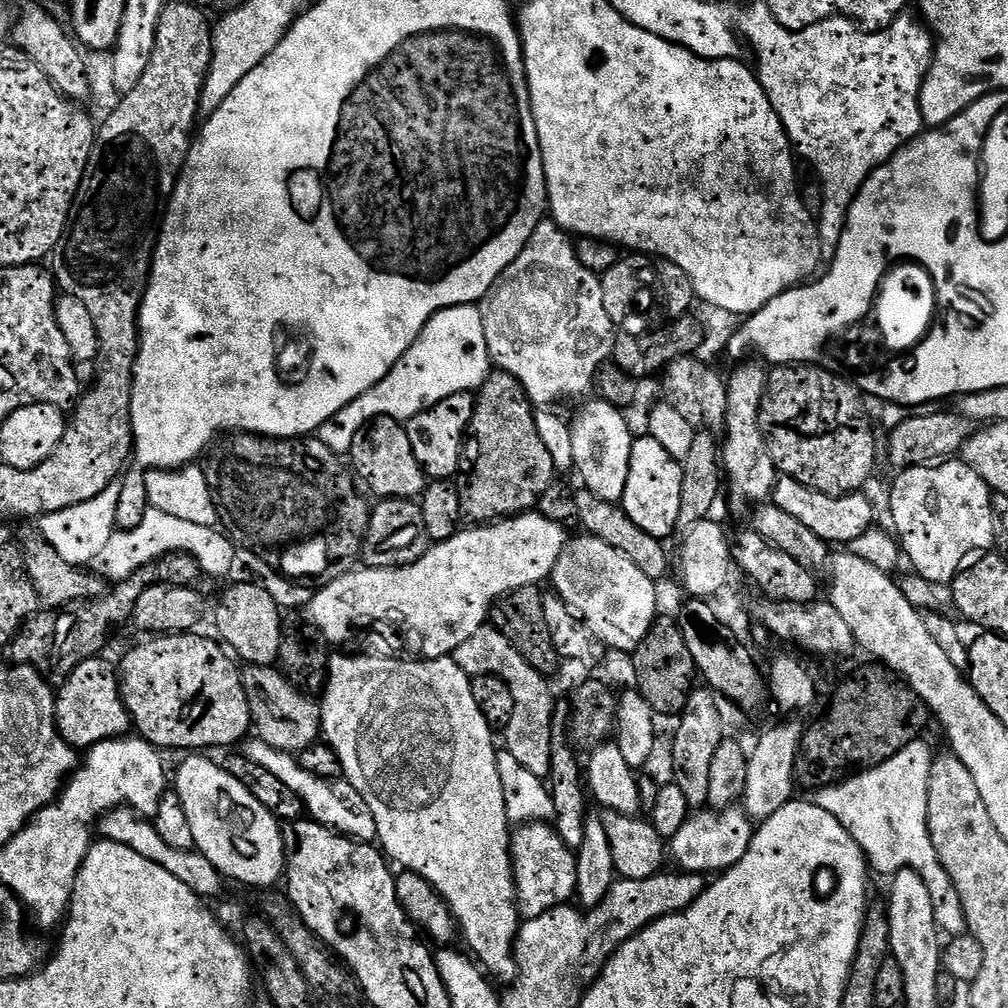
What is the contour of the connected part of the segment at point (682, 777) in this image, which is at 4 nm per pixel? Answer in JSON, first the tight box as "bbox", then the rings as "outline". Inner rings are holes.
{"bbox":[671,686,746,810],"outline":[[[697,686],[692,689],[690,702],[686,702],[684,711],[678,717],[680,725],[676,728],[676,741],[672,744],[671,783],[682,790],[689,809],[704,810],[708,808],[710,798],[710,765],[718,746],[724,740],[739,737],[744,728],[746,714],[740,708],[733,706],[727,696],[718,694],[707,686]]]}

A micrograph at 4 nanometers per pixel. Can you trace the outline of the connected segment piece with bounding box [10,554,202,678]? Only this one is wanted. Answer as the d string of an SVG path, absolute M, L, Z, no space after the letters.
M181 554L168 555L164 559L157 560L154 564L146 565L145 568L138 570L132 577L126 578L125 581L109 587L104 595L99 596L96 600L86 600L78 604L69 604L66 611L41 611L24 625L24 629L12 641L10 645L10 651L12 651L11 663L13 665L25 664L31 668L38 668L49 677L60 676L59 678L67 678L79 664L93 659L99 653L96 651L103 646L104 639L107 638L108 631L111 628L116 628L119 624L124 623L127 625L131 621L132 608L138 602L142 590L146 590L155 584L187 584L192 586L197 583L195 580L199 577L201 578L201 576L202 571L191 556Z

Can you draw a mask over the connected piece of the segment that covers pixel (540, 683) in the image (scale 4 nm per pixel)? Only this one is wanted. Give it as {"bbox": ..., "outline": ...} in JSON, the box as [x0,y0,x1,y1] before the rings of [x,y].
{"bbox":[452,624,556,779],"outline":[[[485,624],[456,648],[452,659],[470,678],[474,676],[496,676],[510,686],[515,698],[514,715],[510,726],[504,730],[506,736],[505,751],[517,759],[530,773],[540,779],[551,775],[550,746],[553,740],[553,710],[556,694],[553,694],[551,681],[540,671],[534,670],[525,660],[525,656],[501,634],[494,626]]]}

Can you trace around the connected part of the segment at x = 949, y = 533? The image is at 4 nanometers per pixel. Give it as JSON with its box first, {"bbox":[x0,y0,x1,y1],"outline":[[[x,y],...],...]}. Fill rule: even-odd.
{"bbox":[890,458,998,586],"outline":[[[948,458],[943,462],[933,463],[931,466],[922,468],[905,468],[895,473],[896,481],[891,481],[890,487],[892,489],[892,497],[890,498],[890,510],[894,514],[895,535],[898,537],[898,543],[902,549],[906,560],[912,563],[911,571],[915,575],[921,576],[923,580],[929,580],[932,584],[937,586],[951,585],[955,580],[956,575],[965,567],[967,556],[975,557],[977,554],[984,554],[989,551],[988,548],[992,543],[997,543],[998,540],[998,513],[994,507],[994,493],[988,484],[977,474],[968,464],[965,464],[963,459]]]}

